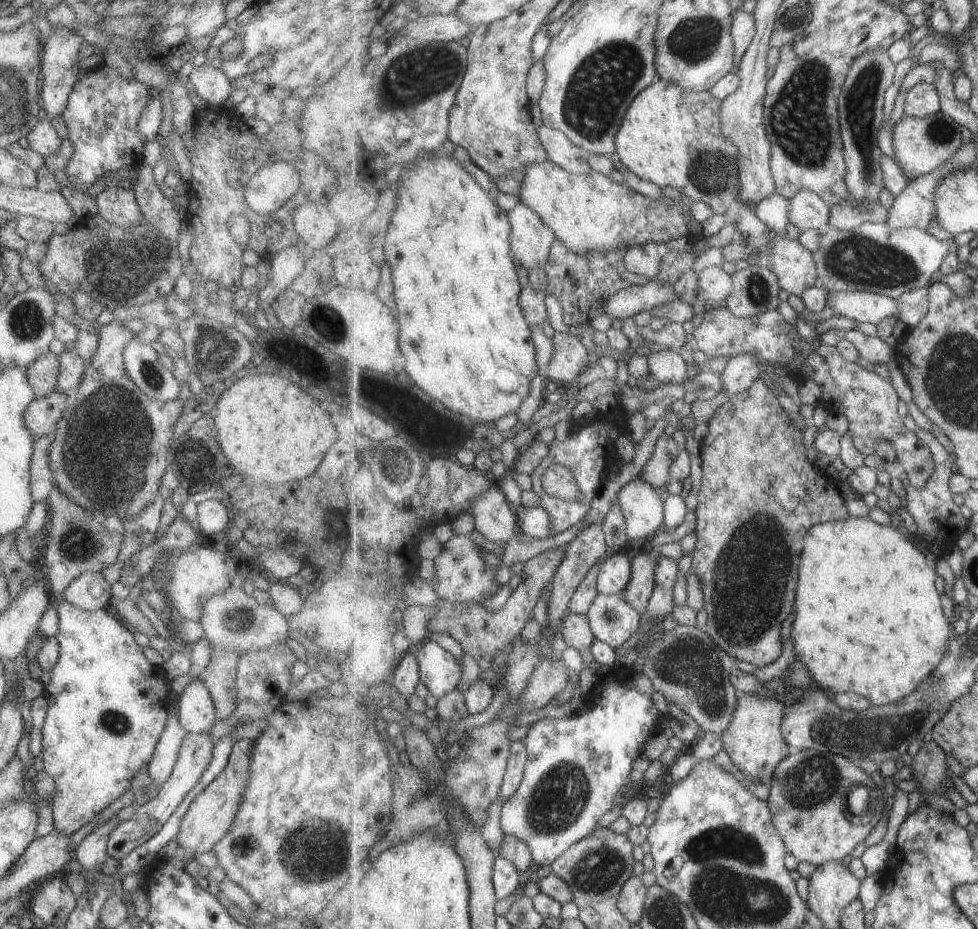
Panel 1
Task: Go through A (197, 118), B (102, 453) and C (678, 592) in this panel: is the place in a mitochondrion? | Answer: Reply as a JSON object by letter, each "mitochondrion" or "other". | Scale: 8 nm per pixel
{"A":"other","B":"mitochondrion","C":"other"}

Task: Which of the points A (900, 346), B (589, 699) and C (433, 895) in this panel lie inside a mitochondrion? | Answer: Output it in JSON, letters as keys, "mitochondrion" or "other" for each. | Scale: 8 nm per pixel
{"A":"other","B":"other","C":"other"}

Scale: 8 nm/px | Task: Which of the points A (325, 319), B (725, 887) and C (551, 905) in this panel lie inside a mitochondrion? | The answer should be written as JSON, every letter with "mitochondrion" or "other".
{"A":"mitochondrion","B":"mitochondrion","C":"other"}

